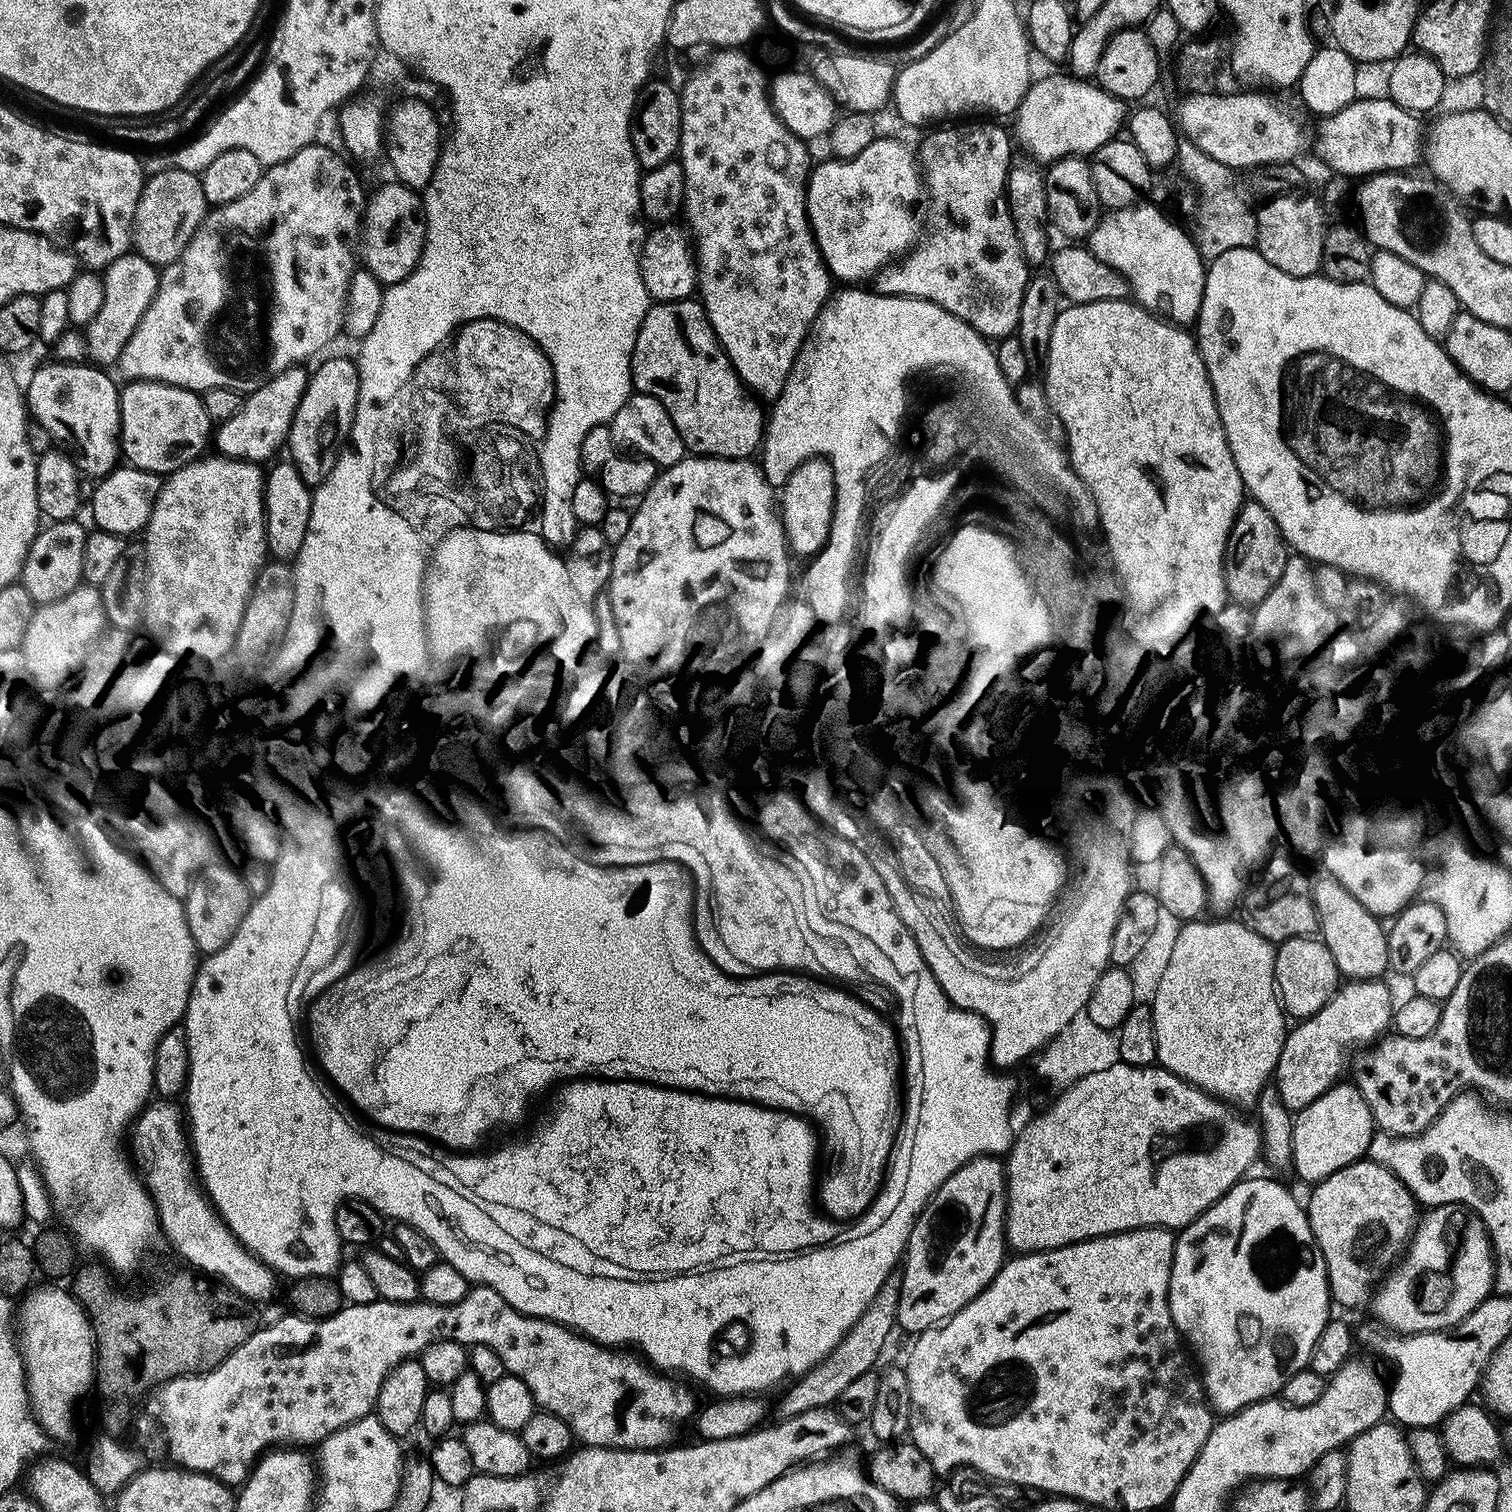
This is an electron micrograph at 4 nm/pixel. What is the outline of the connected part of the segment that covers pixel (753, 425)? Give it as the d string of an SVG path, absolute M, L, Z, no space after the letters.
M699 299L660 300L649 307L646 318L642 318L642 326L638 330L638 338L634 342L634 350L632 351L632 387L639 395L658 398L658 402L662 402L662 406L666 406L666 414L670 414L685 449L689 453L697 456L717 456L723 460L746 460L753 455L751 452L755 448L757 451L761 447L766 427L765 409L760 409L762 407L761 401L753 393L749 392L748 387L740 381L740 375L736 373L734 366L728 361L728 355L718 342L718 338L708 321L708 315L704 313L704 306Z

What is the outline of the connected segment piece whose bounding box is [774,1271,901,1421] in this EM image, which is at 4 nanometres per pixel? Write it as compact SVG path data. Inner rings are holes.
M899 1271L891 1272L886 1278L886 1282L882 1282L882 1290L878 1290L878 1294L874 1294L874 1302L870 1302L870 1306L866 1306L862 1318L842 1338L839 1346L821 1364L814 1366L803 1376L793 1379L783 1389L783 1391L785 1390L784 1398L777 1406L776 1404L774 1406L774 1416L776 1412L777 1421L789 1420L806 1410L818 1410L835 1405L842 1390L846 1390L846 1386L850 1386L850 1382L854 1382L854 1378L862 1378L862 1374L873 1371L877 1367L876 1359L879 1358L880 1351L883 1350L892 1328L897 1327L900 1278Z

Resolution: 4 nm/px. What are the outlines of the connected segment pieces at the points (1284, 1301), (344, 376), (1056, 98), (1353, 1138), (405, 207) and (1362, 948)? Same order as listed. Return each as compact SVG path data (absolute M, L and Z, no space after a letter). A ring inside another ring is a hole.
M1249 1175L1239 1180L1227 1194L1214 1206L1210 1206L1194 1222L1185 1228L1179 1229L1174 1236L1176 1245L1172 1251L1172 1265L1170 1266L1170 1286L1168 1287L1168 1305L1172 1321L1181 1337L1186 1341L1187 1347L1200 1352L1199 1371L1202 1373L1204 1395L1216 1414L1231 1414L1241 1412L1246 1406L1258 1403L1259 1400L1273 1399L1277 1394L1283 1393L1286 1382L1295 1372L1303 1372L1308 1368L1308 1359L1314 1350L1314 1342L1318 1342L1318 1334L1326 1326L1330 1318L1328 1304L1330 1293L1328 1291L1328 1275L1326 1262L1322 1258L1320 1248L1316 1245L1314 1234L1310 1230L1308 1214L1303 1203L1300 1204L1276 1180L1267 1180L1264 1176Z
M336 356L333 360L324 360L309 375L308 385L302 394L302 398L298 402L298 410L292 419L292 425L288 431L288 439L286 441L287 451L292 451L290 456L291 463L295 464L298 474L302 474L302 478L310 486L315 486L326 482L326 478L330 478L330 470L334 470L334 466L338 462L340 452L348 443L348 435L352 429L354 422L354 414L358 406L358 370L356 369L355 359L344 356Z
M1071 74L1048 76L1045 80L1036 78L1029 84L1028 93L1016 107L1014 113L1016 132L1014 128L1014 136L1019 147L1021 144L1032 155L1029 157L1036 162L1051 162L1060 160L1063 156L1088 158L1095 154L1103 144L1109 143L1121 135L1126 124L1124 108L1126 108L1125 101L1105 92L1099 83L1089 82L1087 79L1077 79Z
M1335 1083L1320 1097L1314 1098L1314 1102L1310 1102L1304 1109L1295 1113L1292 1121L1293 1154L1290 1168L1304 1180L1309 1180L1309 1182L1325 1180L1330 1174L1334 1174L1334 1170L1342 1170L1342 1166L1350 1166L1355 1160L1361 1159L1367 1153L1374 1135L1370 1106L1366 1106L1366 1098L1362 1098L1355 1083L1347 1083Z
M399 182L384 184L366 200L362 221L362 264L374 274L381 284L402 282L420 260L426 242L424 201L415 188L408 188Z
M1320 874L1317 880L1310 884L1312 905L1316 911L1316 927L1319 939L1324 941L1326 950L1330 950L1330 958L1334 958L1334 966L1339 970L1341 977L1349 981L1374 980L1383 977L1383 972L1389 971L1388 967L1388 937L1386 928L1377 917L1371 916L1366 909L1356 901L1350 893L1339 884L1335 878L1327 874Z

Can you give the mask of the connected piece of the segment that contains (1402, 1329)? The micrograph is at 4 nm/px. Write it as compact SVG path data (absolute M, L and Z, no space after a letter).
M1436 1206L1425 1212L1428 1213L1425 1216L1423 1213L1417 1219L1416 1227L1398 1262L1385 1271L1370 1297L1370 1309L1376 1315L1377 1322L1385 1324L1388 1327L1385 1329L1396 1334L1442 1332L1445 1328L1452 1328L1465 1320L1493 1291L1492 1242L1484 1229L1483 1220L1472 1214L1468 1221L1464 1221L1465 1213L1456 1206Z

